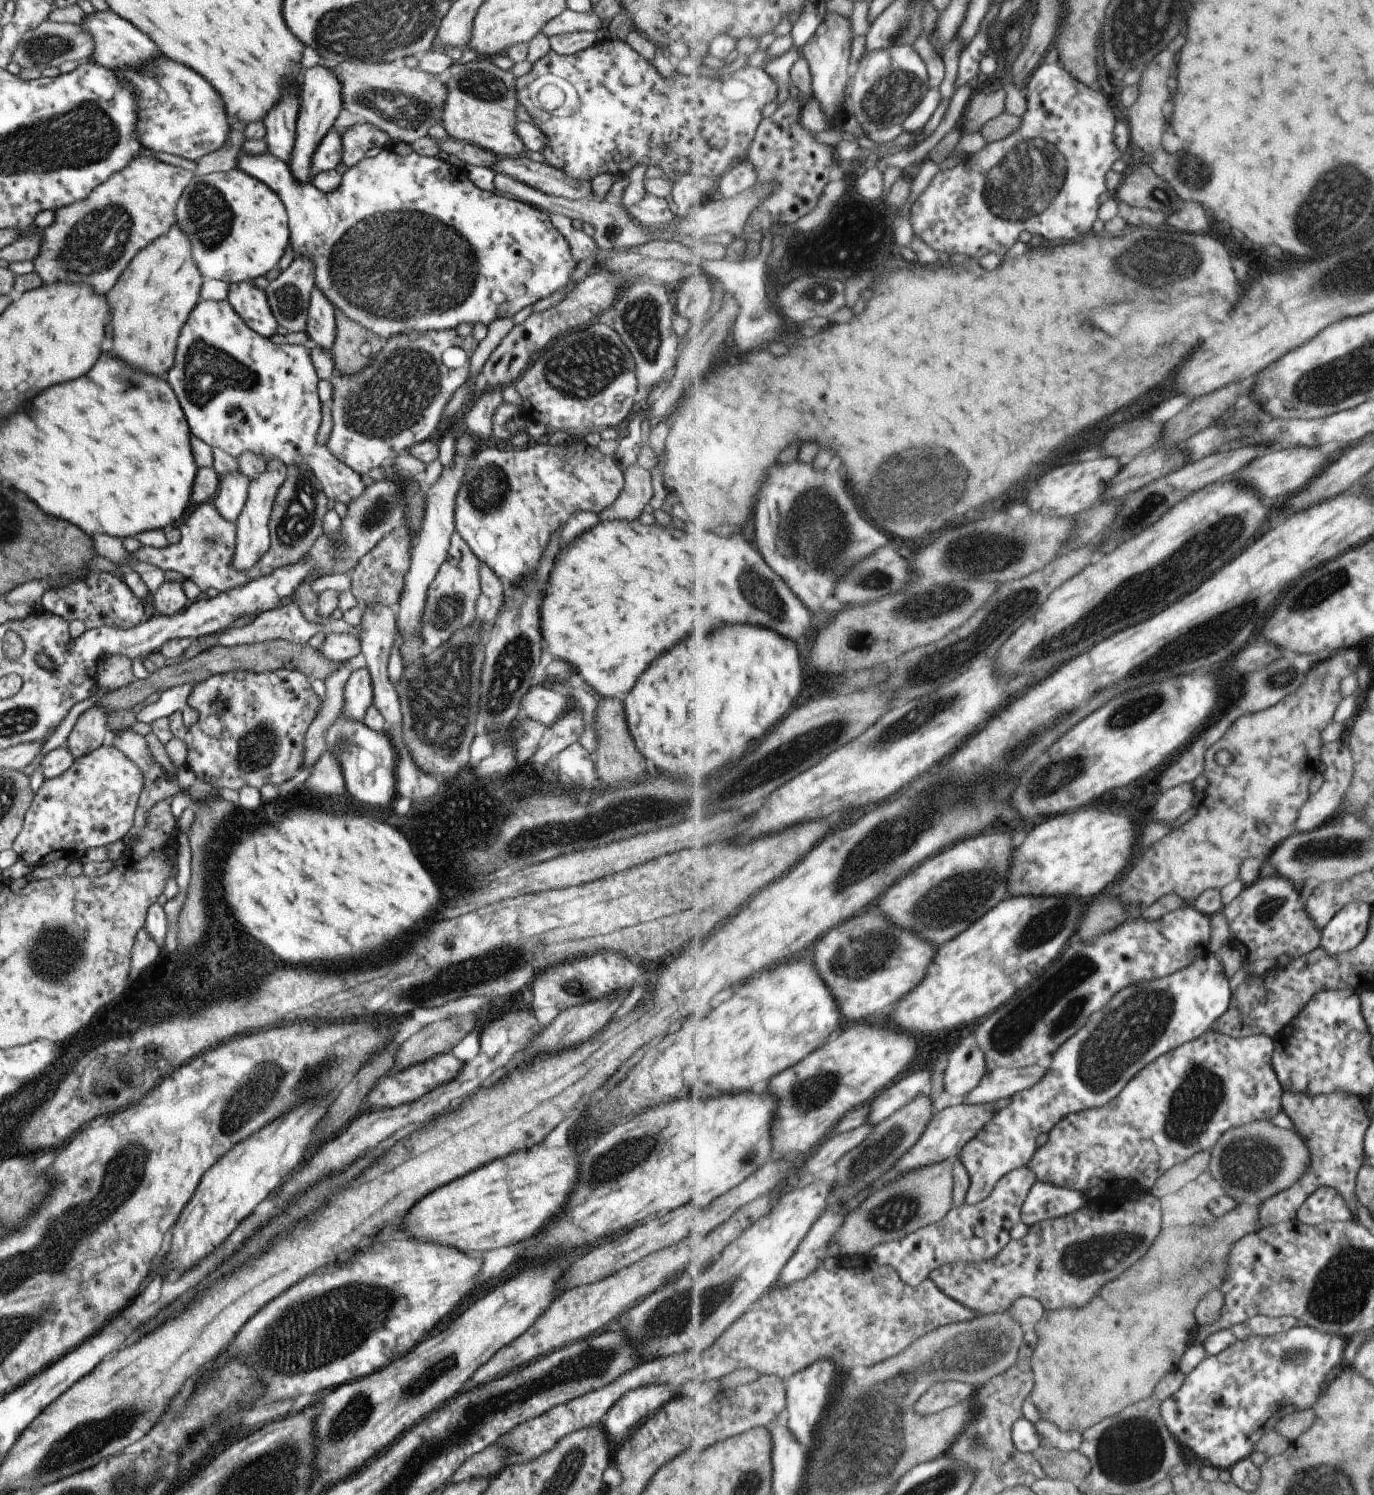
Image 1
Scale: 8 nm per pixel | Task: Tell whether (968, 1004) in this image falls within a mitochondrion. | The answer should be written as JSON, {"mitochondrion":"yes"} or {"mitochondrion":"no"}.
{"mitochondrion":"no"}

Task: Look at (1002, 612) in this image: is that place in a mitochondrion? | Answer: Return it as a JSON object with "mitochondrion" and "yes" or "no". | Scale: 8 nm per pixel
{"mitochondrion":"yes"}

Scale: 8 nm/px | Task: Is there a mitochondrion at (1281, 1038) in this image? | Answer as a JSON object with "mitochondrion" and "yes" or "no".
{"mitochondrion":"no"}

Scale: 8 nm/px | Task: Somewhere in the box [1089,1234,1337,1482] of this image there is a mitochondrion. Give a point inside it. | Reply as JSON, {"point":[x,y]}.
{"point":[1298,1353]}

